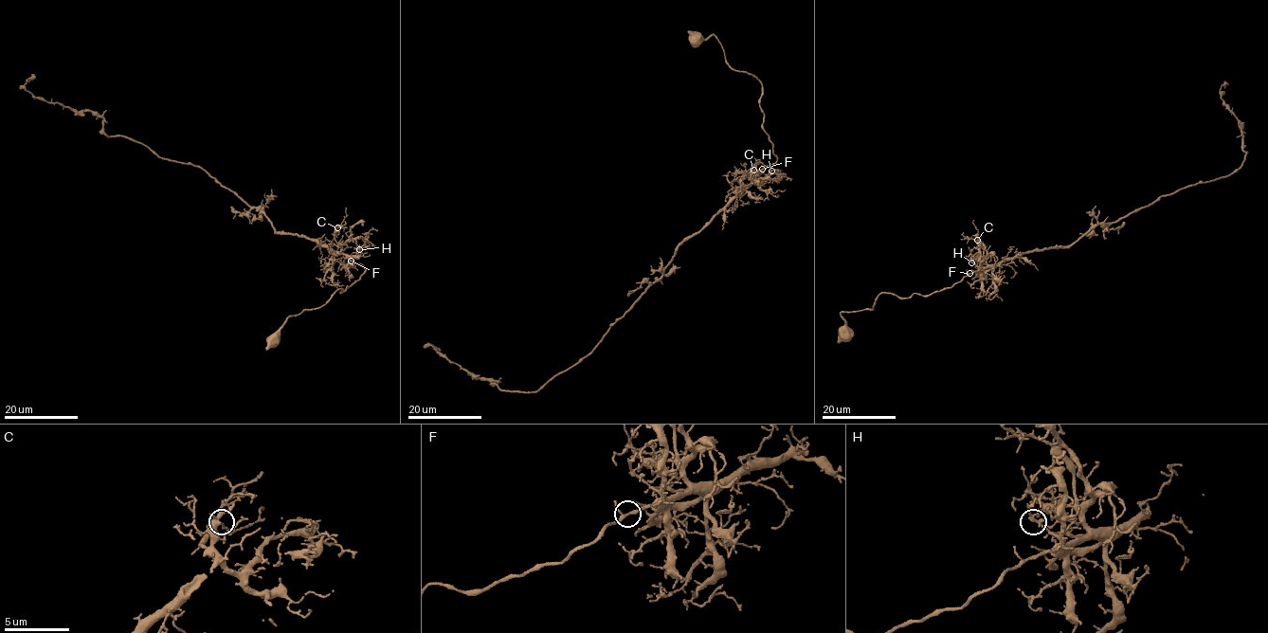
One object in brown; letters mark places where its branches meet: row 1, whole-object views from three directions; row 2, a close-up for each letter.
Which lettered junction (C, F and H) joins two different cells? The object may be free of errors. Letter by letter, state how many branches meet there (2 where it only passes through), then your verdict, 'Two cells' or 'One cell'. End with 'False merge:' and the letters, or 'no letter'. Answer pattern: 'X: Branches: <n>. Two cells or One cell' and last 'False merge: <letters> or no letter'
C: Branches: 4. One cell
F: Branches: 3. One cell
H: Branches: 3. One cell
False merge: no letter

